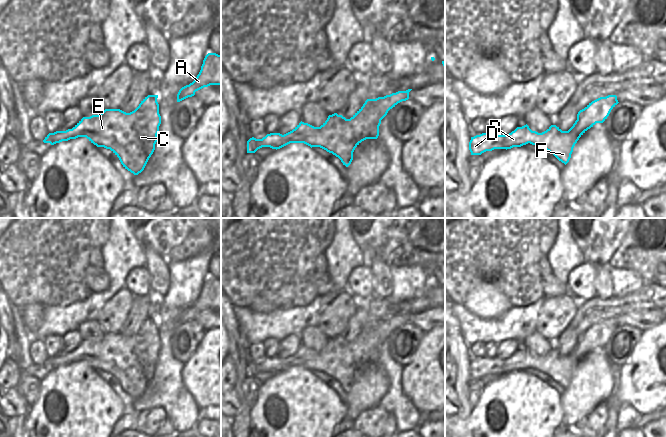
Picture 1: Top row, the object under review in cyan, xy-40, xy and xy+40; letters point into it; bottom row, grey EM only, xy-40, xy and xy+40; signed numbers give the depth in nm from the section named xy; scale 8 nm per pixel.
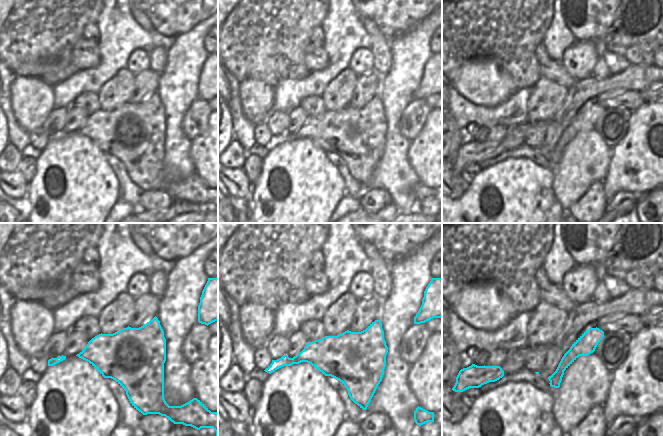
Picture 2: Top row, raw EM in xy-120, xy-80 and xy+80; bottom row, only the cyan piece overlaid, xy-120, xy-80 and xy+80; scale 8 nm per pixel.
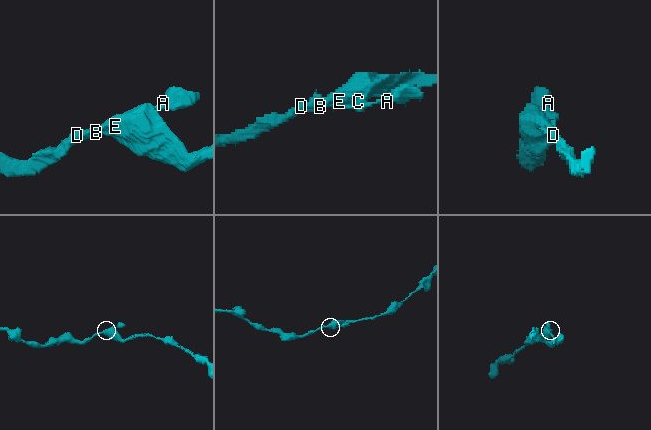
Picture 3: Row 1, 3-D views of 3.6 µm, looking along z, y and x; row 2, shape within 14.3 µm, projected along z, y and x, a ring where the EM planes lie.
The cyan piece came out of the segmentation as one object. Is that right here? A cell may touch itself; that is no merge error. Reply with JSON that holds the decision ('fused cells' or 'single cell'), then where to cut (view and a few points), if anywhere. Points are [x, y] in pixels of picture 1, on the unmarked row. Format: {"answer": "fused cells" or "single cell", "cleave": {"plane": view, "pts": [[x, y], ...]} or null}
{"answer": "single cell", "cleave": null}

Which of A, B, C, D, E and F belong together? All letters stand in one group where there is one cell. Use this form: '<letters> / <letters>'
A B C D E F

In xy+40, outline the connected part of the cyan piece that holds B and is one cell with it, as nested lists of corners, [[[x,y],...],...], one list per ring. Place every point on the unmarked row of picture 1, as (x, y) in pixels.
[[[616,319],[592,325],[578,336],[577,344],[568,355],[562,355],[556,349],[551,349],[546,355],[538,357],[532,355],[526,348],[517,351],[508,359],[482,357],[471,361],[469,374],[471,379],[481,379],[494,373],[507,374],[530,367],[546,373],[566,389],[579,362],[596,347],[603,347],[618,327]]]

